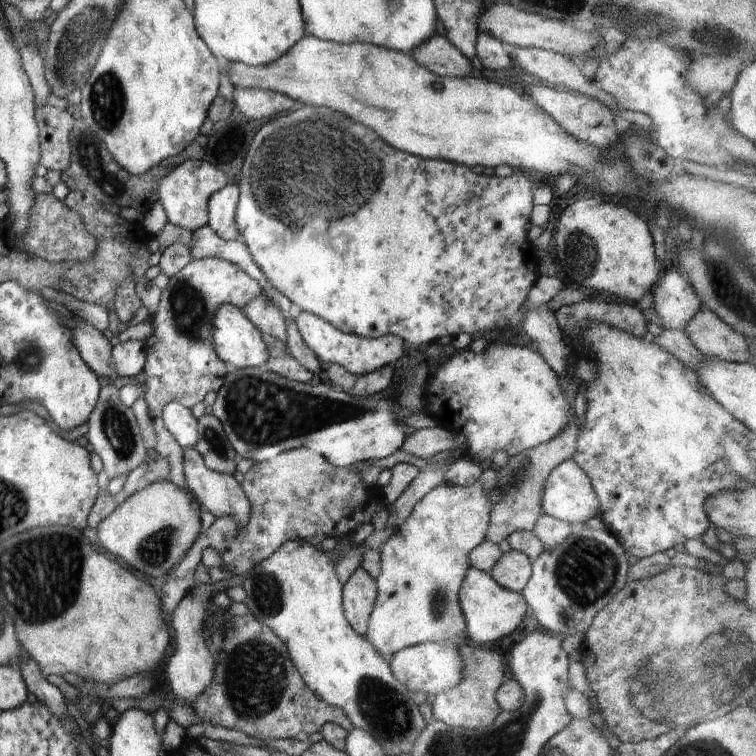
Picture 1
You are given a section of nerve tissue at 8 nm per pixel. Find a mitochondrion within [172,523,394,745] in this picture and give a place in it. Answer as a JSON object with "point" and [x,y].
{"point":[256,677]}

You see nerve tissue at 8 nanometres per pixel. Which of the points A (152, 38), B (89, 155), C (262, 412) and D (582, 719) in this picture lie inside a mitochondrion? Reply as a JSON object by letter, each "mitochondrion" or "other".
{"A":"other","B":"mitochondrion","C":"mitochondrion","D":"other"}

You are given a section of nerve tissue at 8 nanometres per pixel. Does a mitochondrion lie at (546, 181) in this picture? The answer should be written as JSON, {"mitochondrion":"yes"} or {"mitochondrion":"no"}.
{"mitochondrion":"no"}

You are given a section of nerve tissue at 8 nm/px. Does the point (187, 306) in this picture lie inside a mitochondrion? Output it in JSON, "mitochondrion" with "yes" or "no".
{"mitochondrion":"yes"}

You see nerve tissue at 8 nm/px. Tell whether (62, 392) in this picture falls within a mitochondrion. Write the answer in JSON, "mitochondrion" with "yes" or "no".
{"mitochondrion":"no"}

